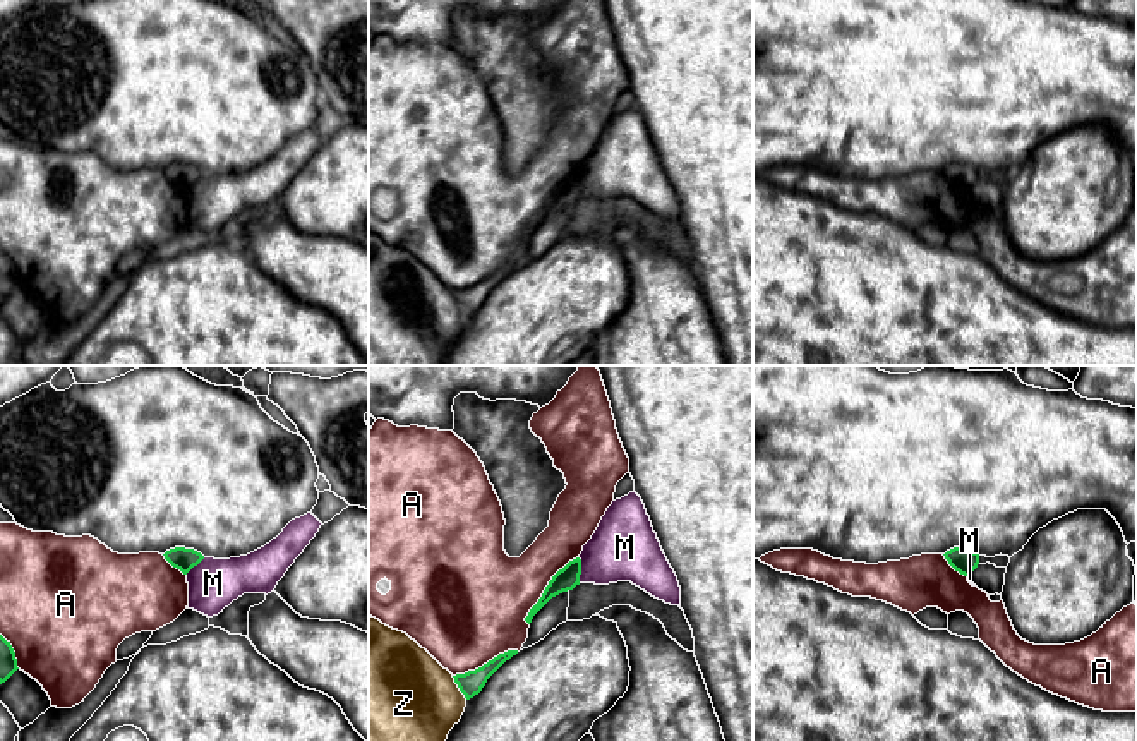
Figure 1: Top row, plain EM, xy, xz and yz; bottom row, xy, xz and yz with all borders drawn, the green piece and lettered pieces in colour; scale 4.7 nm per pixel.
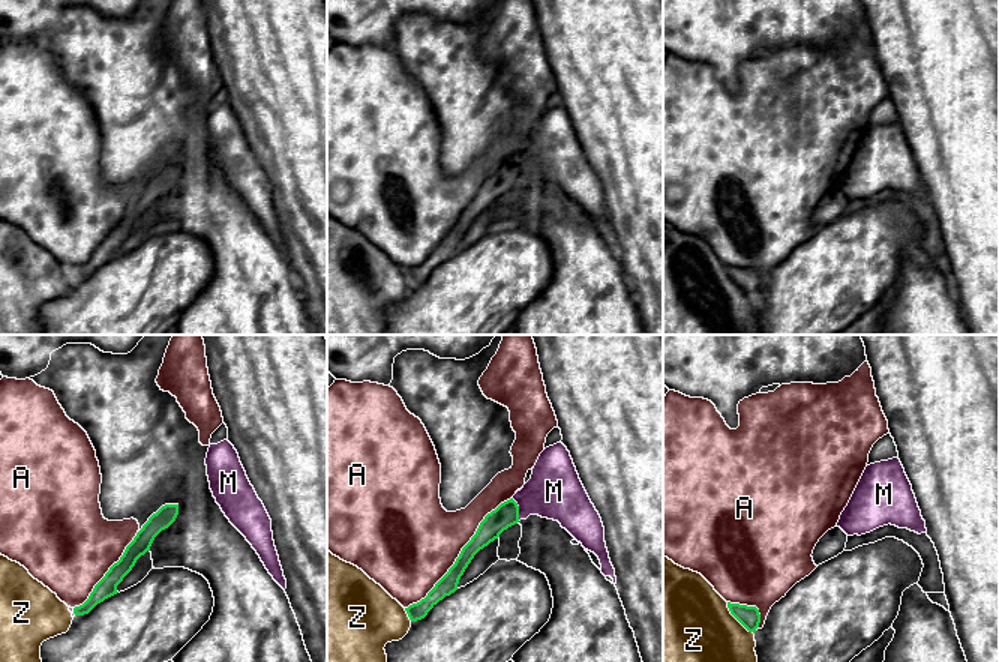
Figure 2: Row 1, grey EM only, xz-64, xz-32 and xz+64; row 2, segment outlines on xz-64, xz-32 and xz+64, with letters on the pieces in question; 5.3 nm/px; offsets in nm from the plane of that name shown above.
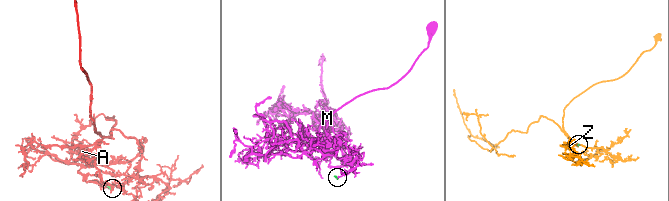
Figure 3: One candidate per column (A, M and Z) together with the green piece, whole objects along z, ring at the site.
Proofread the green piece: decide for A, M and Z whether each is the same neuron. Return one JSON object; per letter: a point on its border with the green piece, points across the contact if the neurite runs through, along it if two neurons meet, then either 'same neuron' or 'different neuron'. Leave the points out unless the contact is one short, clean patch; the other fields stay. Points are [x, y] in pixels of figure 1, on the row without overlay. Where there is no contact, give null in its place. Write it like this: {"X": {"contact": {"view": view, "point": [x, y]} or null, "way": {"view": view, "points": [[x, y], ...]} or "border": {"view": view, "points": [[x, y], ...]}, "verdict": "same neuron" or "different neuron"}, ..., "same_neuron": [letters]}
{"A": {"contact": {"view": "xz", "point": [546, 204]}, "verdict": "different neuron"}, "M": {"contact": {"view": "xz", "point": [580, 186]}, "border": {"view": "xz", "points": [[578, 174], [580, 198]]}, "verdict": "different neuron"}, "Z": {"contact": {"view": "xz", "point": [458, 302]}, "verdict": "different neuron"}, "same_neuron": []}

